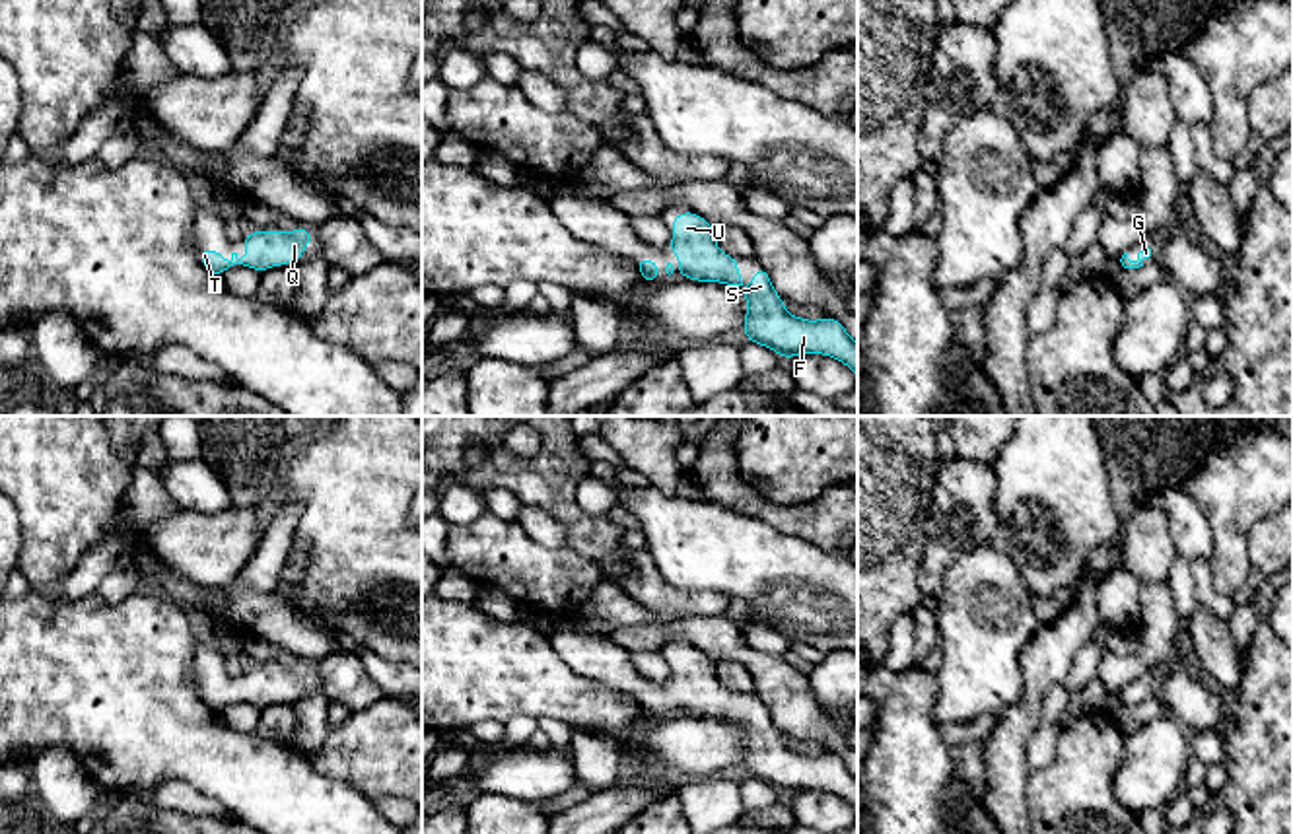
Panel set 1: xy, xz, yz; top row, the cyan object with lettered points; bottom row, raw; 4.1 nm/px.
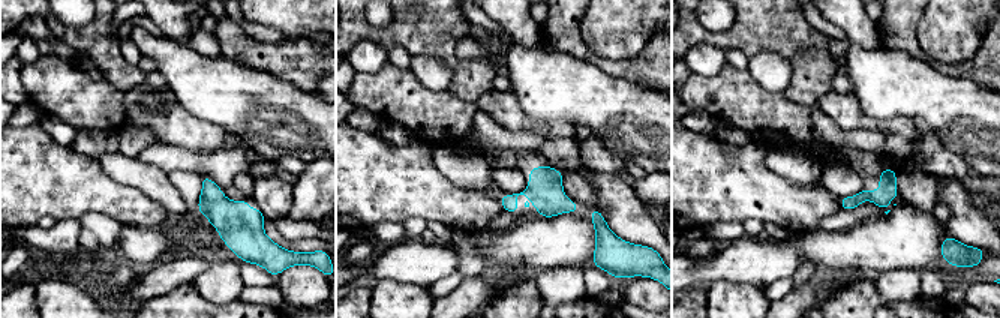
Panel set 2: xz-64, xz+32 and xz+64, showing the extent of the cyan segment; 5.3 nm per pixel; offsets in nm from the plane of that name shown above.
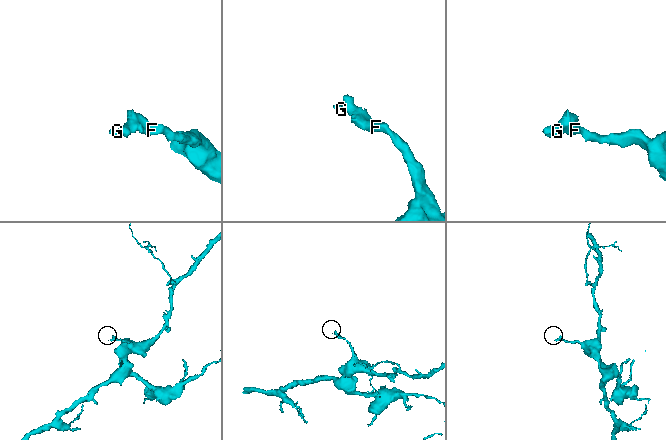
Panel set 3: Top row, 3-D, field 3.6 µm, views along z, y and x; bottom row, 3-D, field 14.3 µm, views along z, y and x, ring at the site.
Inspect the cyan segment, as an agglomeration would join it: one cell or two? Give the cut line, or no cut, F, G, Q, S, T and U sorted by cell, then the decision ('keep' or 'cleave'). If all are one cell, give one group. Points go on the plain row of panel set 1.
no cut; F G Q S T U; keep

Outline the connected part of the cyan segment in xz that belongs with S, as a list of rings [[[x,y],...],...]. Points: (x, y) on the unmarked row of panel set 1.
[[[694,647],[673,653],[673,678],[669,686],[682,694],[682,713],[696,717],[721,717],[739,723],[747,733],[743,768],[749,778],[772,783],[784,795],[799,789],[824,789],[846,799],[857,813],[857,780],[840,756],[824,752],[805,756],[789,750],[782,733],[772,723],[768,708],[758,702],[751,721],[745,725],[735,706],[739,694],[721,690],[716,678],[716,663]]]

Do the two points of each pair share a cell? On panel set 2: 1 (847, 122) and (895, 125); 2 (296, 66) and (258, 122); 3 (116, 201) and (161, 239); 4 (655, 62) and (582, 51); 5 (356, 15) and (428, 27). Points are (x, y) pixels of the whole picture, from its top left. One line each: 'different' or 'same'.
1: same
2: different
3: different
4: same
5: same

